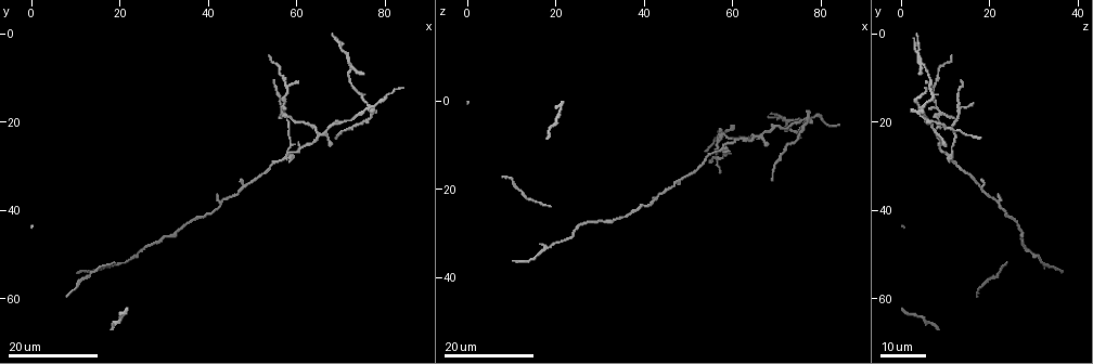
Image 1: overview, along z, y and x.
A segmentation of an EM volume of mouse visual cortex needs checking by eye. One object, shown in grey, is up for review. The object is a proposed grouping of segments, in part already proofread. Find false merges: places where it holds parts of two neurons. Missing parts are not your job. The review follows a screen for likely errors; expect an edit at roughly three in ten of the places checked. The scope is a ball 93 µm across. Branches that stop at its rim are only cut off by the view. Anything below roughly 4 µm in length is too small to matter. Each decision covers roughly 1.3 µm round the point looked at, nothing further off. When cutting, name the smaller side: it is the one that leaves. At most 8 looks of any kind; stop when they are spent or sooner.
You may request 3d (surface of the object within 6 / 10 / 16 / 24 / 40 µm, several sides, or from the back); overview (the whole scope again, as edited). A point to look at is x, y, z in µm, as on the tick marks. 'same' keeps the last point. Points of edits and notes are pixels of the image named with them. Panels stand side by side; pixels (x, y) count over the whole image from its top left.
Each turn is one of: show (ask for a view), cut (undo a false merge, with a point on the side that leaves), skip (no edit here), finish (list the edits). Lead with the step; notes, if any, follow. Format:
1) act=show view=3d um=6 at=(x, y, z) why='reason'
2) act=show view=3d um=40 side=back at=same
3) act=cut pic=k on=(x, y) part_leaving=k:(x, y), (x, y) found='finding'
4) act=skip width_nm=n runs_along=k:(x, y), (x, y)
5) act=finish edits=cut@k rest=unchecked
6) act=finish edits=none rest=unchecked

act=show view=3d um=16 at=(18.0, 53.0, 33.0) why='side arm on a straight run'

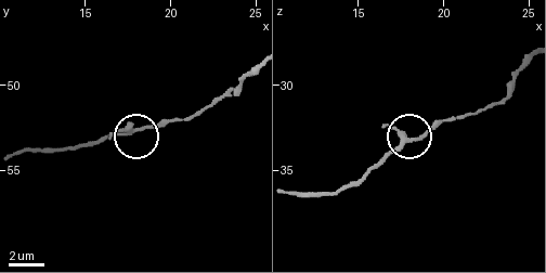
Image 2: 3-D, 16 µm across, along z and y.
act=show view=3d um=6 at=(18.5, 52.6, 33.1) why='closer look'

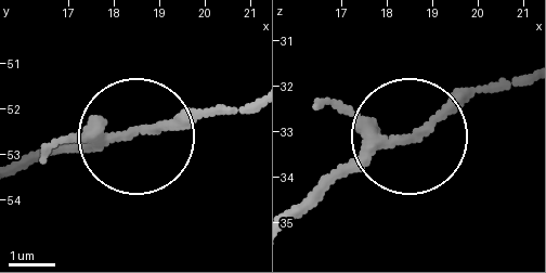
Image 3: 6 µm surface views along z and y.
act=skip runs_along=3:(249, 103), (191, 107), (31, 154) found='all the same neuron'

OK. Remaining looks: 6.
act=show view=3d um=16 at=(58.0, 27.0, 11.0) why='four or more arms meet'

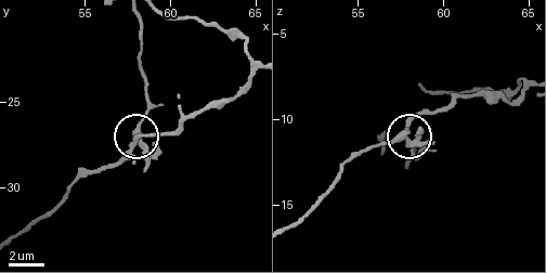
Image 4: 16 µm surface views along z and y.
act=show view=3d um=6 at=same

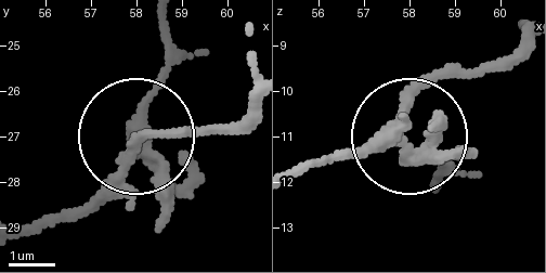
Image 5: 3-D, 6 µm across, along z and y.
act=cut pic=5 on=(185, 163) arms=5 part_leaving=5:(118, 154), (160, 73), (165, 26) found='a second neuron is stuck on'

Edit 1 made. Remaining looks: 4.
act=show view=overview

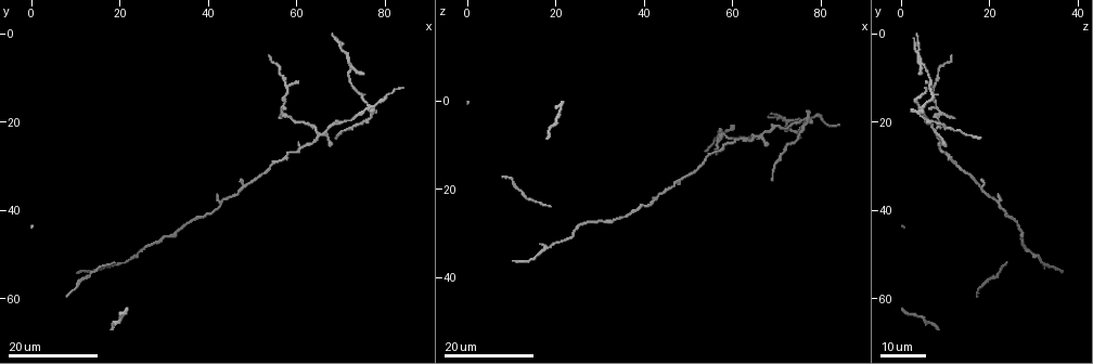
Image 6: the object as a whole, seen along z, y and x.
act=show view=3d um=24 at=(66.0, 23.0, 8.5)

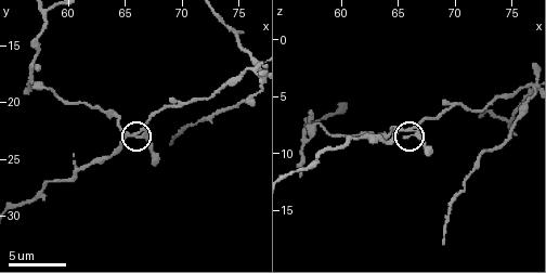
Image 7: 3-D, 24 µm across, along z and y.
act=show view=3d um=10 at=(65.4, 23.0, 7.8)

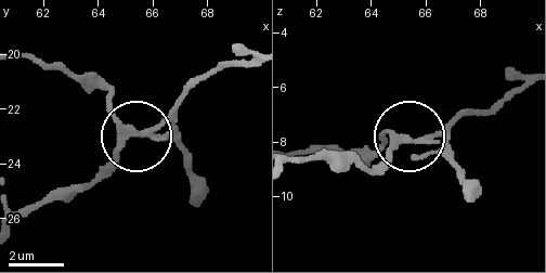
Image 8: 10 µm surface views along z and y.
act=skip width_nm=190 found='all the same neuron'

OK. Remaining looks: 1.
act=finish edits=cut@5 rest=unchecked

